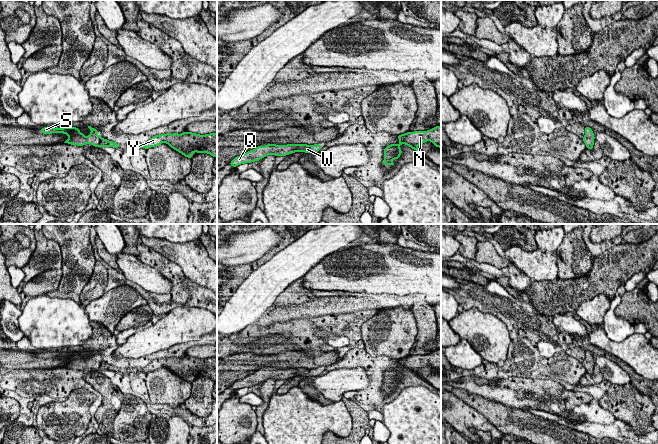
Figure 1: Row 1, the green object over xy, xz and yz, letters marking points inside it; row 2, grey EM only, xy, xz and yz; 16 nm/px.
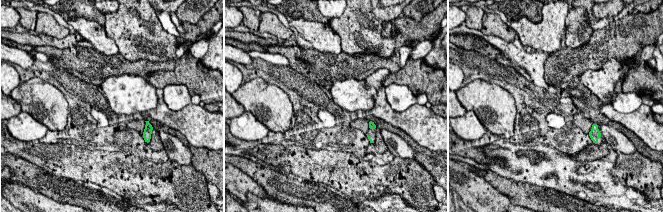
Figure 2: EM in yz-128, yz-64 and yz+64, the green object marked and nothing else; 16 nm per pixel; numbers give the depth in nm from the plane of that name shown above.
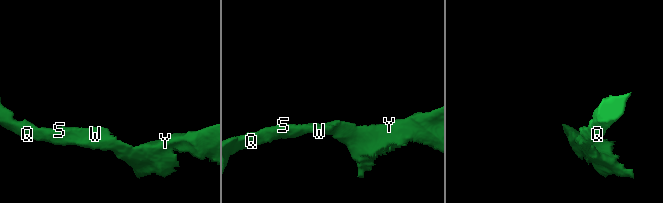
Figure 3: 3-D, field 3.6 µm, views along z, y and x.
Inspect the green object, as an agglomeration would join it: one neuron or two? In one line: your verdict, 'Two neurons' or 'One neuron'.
One neuron

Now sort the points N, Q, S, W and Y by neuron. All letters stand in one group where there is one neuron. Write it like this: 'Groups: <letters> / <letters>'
Groups: N Q S W Y

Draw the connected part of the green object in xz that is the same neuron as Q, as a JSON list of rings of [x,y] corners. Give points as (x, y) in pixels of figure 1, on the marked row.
[[[267,144],[265,146],[255,147],[253,150],[246,152],[241,156],[236,156],[229,165],[236,168],[238,165],[255,162],[265,158],[267,155],[287,156],[295,152],[317,153],[322,146],[320,144],[307,145],[307,144],[287,144],[276,145]]]

